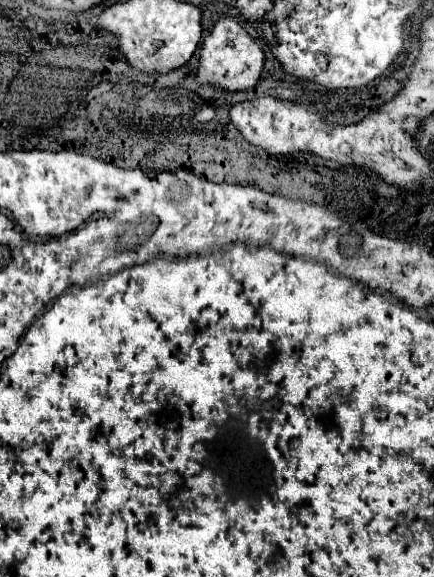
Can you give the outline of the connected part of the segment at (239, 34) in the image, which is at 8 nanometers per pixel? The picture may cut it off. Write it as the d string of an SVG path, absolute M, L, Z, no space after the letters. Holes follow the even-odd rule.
M224 17L214 25L212 33L206 37L202 45L198 79L202 83L212 83L216 87L224 87L230 91L244 91L256 85L263 65L264 51L260 49L258 41L242 27L238 17ZM246 77L254 77L254 79L246 79Z

